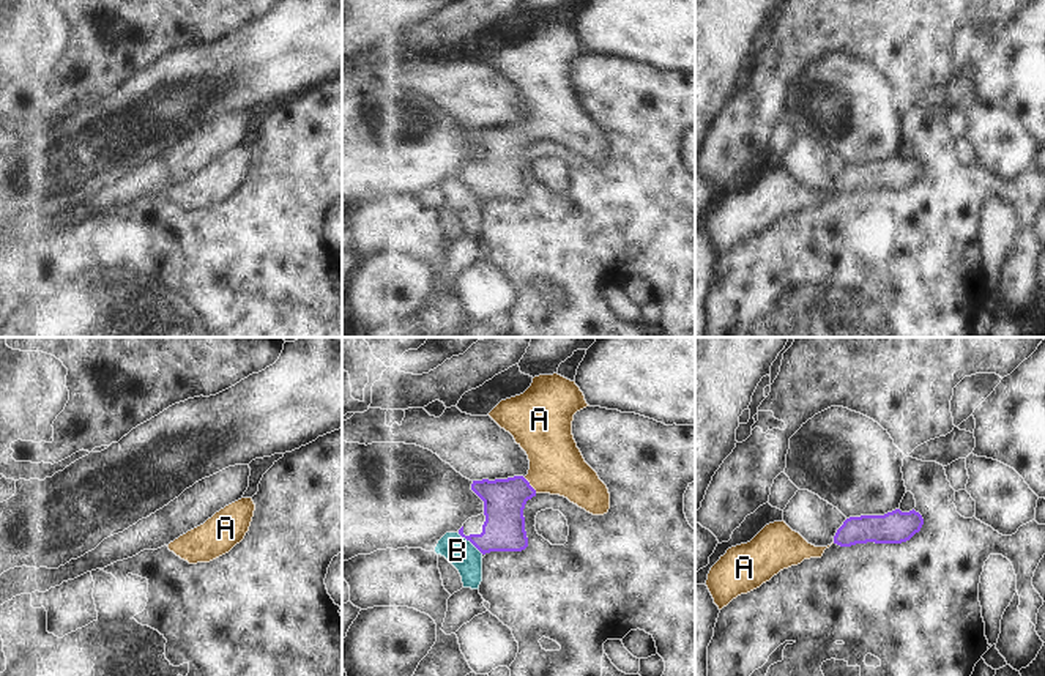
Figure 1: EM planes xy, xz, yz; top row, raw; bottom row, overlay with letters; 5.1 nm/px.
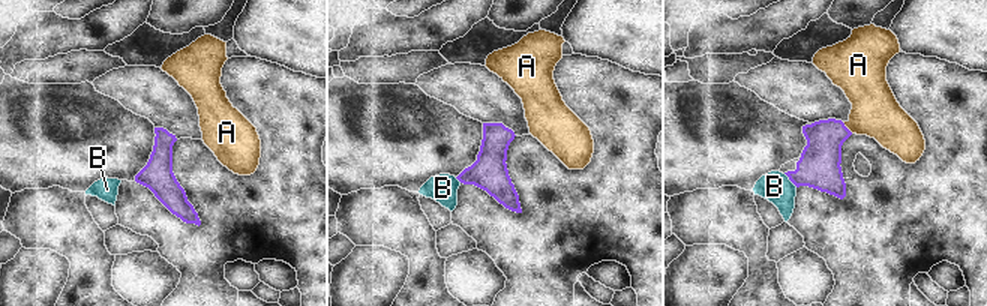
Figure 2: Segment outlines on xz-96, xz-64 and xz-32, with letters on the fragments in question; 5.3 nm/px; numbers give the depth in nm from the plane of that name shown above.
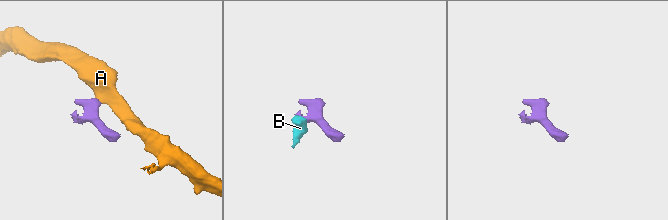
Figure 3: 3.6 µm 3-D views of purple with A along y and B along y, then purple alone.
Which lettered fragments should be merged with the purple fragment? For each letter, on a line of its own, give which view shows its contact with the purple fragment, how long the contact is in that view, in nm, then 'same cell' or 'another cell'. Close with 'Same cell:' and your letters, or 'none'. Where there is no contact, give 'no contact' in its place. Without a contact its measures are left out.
A: xz | 100 nm | same cell
B: xz | 170 nm | another cell
Same cell: A

